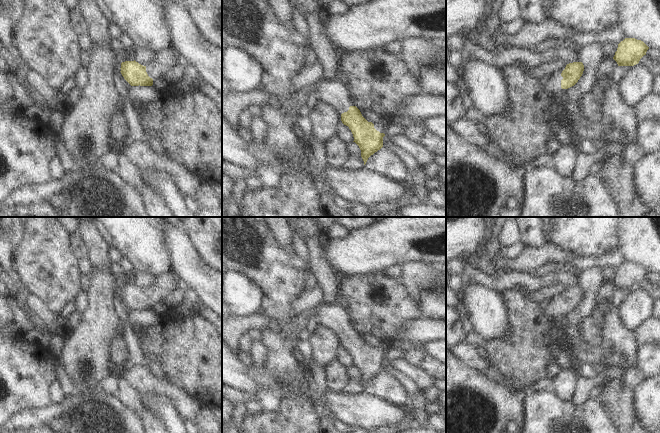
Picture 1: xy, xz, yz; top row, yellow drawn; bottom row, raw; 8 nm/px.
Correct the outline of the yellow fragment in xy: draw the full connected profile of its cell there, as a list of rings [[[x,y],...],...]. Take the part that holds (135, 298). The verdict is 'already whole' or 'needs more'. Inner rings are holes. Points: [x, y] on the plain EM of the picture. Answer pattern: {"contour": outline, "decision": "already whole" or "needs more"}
{"contour": [[[168,271],[156,276],[155,282],[147,290],[135,284],[122,286],[120,296],[131,310],[152,310],[177,289],[184,290],[180,278],[173,271]]], "decision": "needs more"}

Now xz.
{"contour": [[[323,303],[306,310],[303,317],[313,318],[319,326],[333,330],[340,338],[341,345],[351,354],[354,365],[361,374],[366,388],[368,382],[383,371],[383,361],[387,352],[402,346],[405,342],[428,344],[436,340],[446,340],[446,320],[419,318],[404,325],[399,335],[393,339],[382,340],[378,348],[368,346],[356,330],[351,330],[348,317],[340,305]]], "decision": "needs more"}

